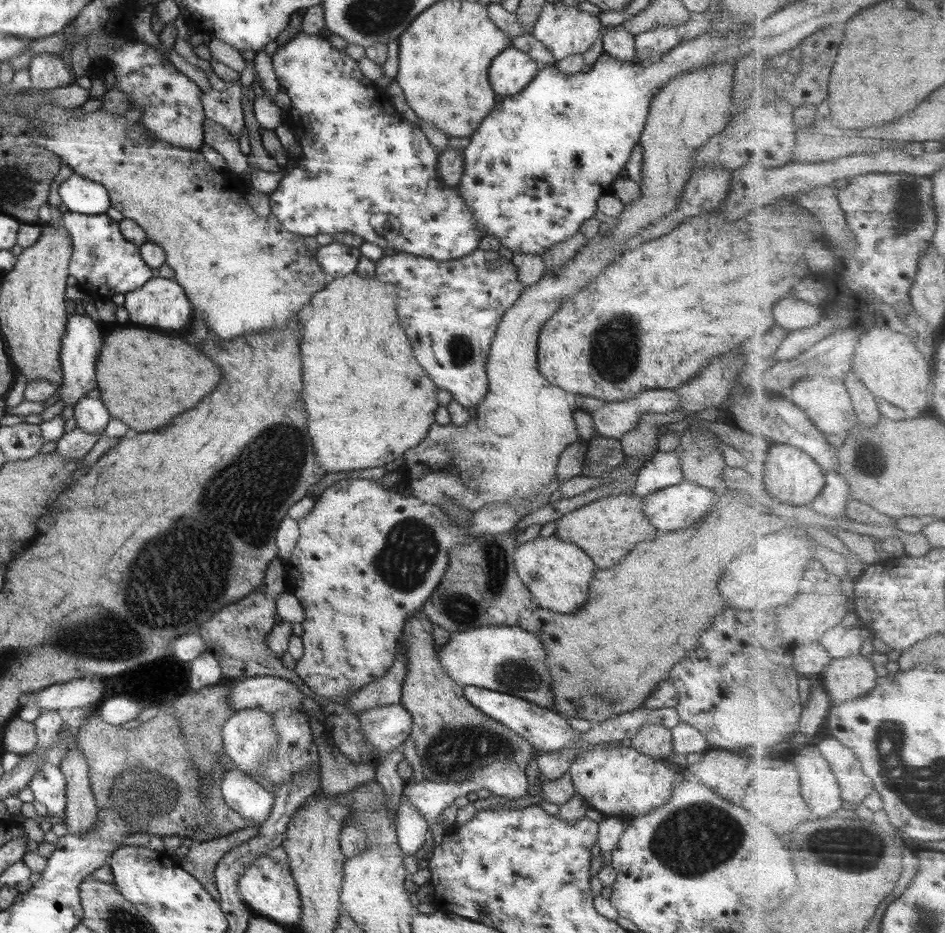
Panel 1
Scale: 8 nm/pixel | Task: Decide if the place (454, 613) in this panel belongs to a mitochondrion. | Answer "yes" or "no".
yes

